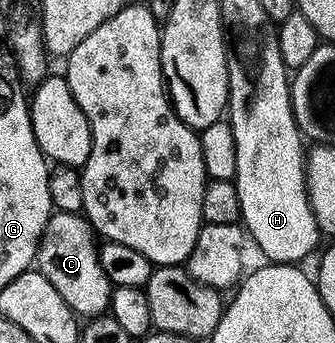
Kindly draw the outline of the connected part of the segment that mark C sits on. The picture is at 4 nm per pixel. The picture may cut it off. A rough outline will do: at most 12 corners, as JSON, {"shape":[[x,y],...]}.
{"shape":[[55,210],[37,269],[77,316],[113,289],[83,214]]}

